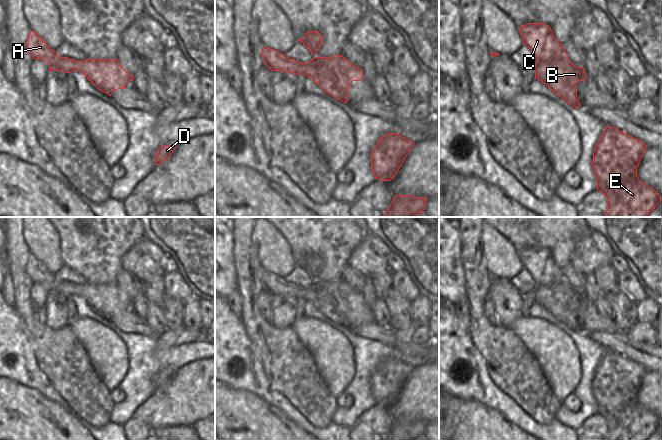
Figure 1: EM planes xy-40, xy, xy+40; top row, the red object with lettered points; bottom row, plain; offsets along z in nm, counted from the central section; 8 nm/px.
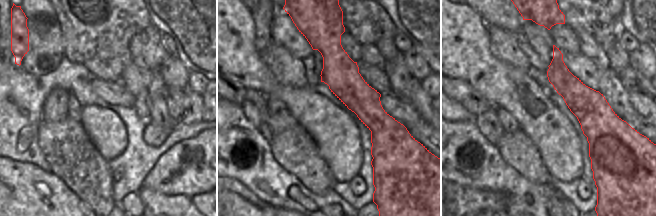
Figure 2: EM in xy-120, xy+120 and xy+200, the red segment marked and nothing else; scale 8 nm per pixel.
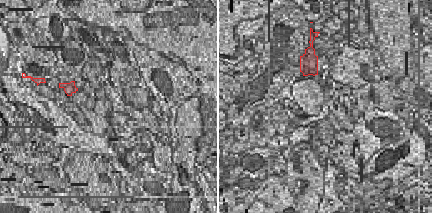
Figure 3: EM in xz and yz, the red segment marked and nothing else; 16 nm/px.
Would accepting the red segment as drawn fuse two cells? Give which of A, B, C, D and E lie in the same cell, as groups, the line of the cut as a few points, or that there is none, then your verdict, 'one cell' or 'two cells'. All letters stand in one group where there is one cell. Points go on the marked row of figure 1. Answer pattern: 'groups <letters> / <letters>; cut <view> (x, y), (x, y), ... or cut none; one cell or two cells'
groups A / B C D E; cut xy+40 (563, 57), (562, 73), (549, 80), (546, 84); two cells

